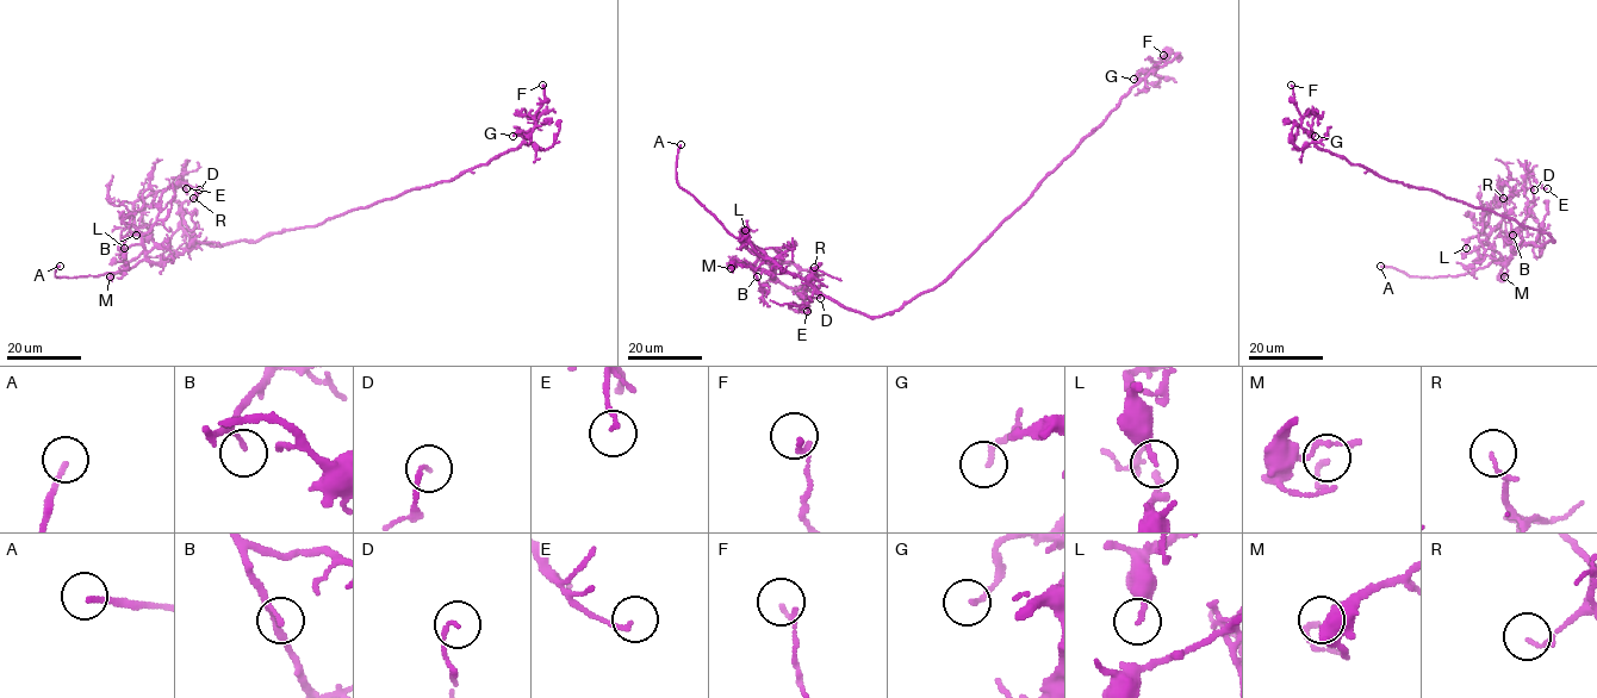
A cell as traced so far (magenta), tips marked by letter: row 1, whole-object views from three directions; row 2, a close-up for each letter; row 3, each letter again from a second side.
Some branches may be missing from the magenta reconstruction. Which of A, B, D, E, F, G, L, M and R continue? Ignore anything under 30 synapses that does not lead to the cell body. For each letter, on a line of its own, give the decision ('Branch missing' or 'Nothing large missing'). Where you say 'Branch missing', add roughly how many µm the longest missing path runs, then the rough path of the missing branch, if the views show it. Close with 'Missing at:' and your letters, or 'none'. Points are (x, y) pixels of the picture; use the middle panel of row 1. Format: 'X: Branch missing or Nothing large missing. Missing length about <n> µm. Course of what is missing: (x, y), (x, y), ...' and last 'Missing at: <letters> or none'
A: Branch missing. Missing length about 50 µm. Course of what is missing: (681, 144), (675, 178), (660, 194), (648, 219), (642, 217), (644, 220)
B: Nothing large missing
D: Nothing large missing
E: Nothing large missing
F: Nothing large missing
G: Nothing large missing
L: Nothing large missing
M: Nothing large missing
R: Nothing large missing
Missing at: A

